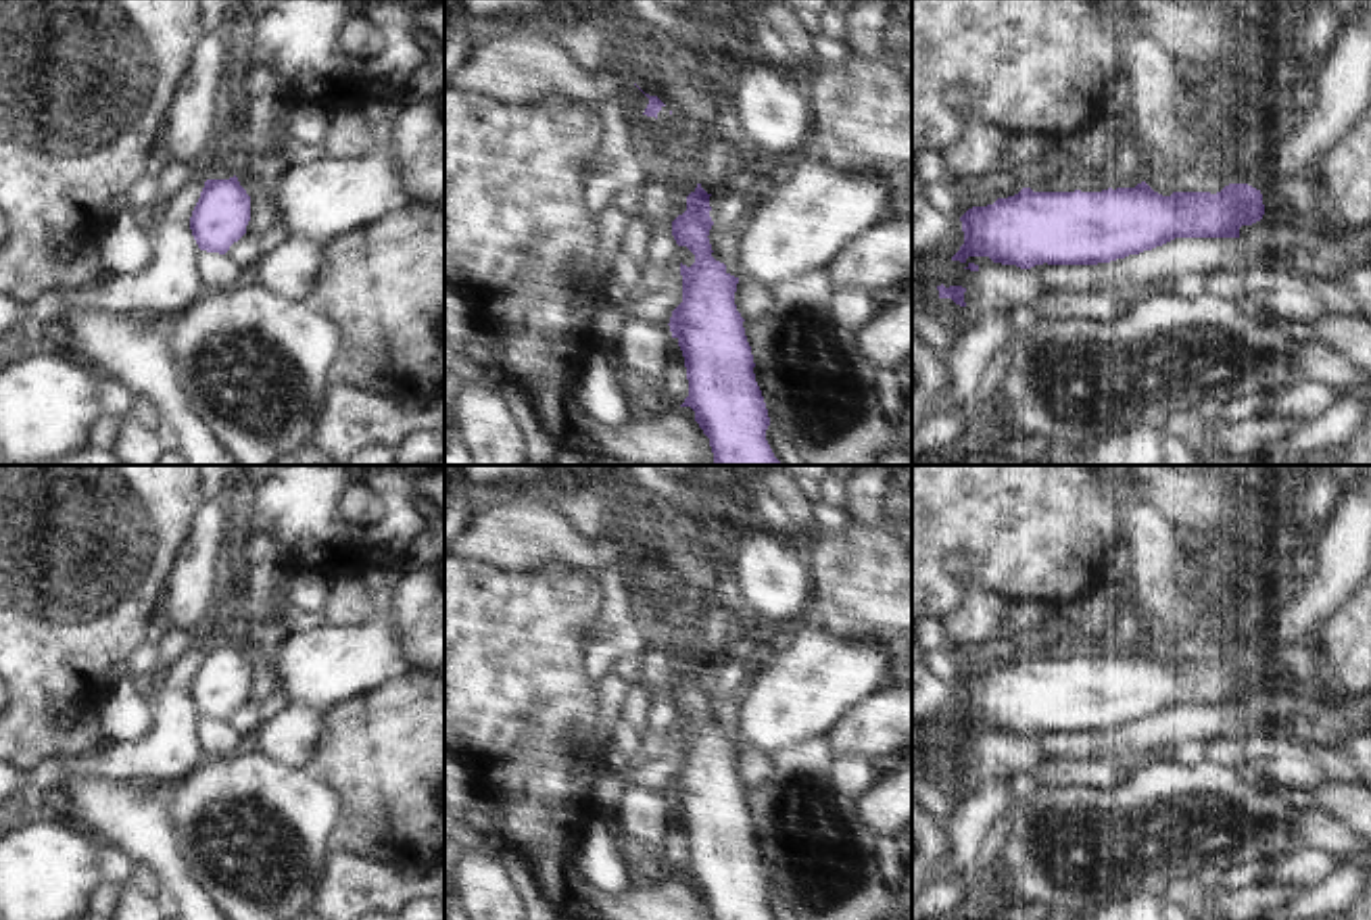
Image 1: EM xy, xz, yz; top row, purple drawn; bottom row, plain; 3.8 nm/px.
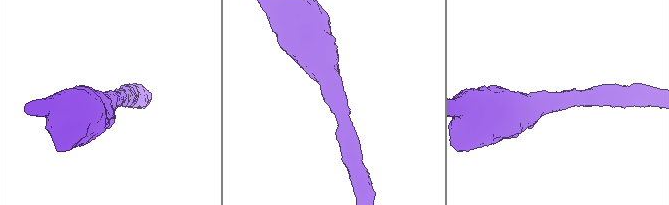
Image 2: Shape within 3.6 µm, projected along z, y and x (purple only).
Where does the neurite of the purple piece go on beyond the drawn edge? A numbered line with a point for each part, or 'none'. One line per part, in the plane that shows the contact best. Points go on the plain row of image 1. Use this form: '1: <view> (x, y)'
none

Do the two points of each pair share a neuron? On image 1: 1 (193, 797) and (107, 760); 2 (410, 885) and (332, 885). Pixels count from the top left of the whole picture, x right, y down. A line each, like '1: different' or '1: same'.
1: different
2: same

